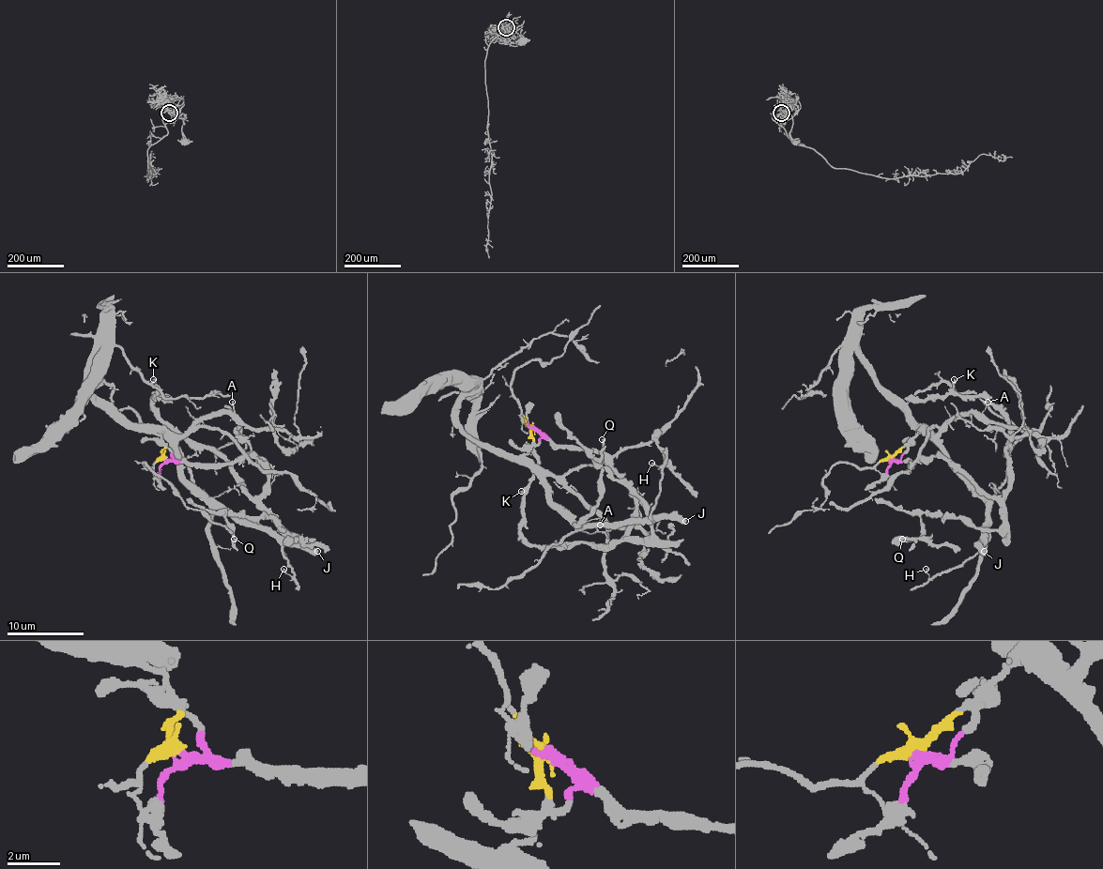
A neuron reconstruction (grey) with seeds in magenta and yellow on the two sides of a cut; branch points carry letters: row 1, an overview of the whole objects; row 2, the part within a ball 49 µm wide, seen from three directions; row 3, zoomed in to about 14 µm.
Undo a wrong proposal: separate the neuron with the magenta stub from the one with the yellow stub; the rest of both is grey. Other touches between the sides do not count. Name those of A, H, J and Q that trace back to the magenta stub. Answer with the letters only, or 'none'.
Q

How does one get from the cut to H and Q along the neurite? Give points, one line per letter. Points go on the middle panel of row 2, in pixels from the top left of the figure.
H: (534, 429), (524, 456), (545, 495), (580, 524), (648, 519), (661, 467), (651, 464)
Q: (534, 429), (557, 444), (595, 450), (635, 506), (628, 535), (646, 539), (648, 508), (593, 460), (601, 438)

